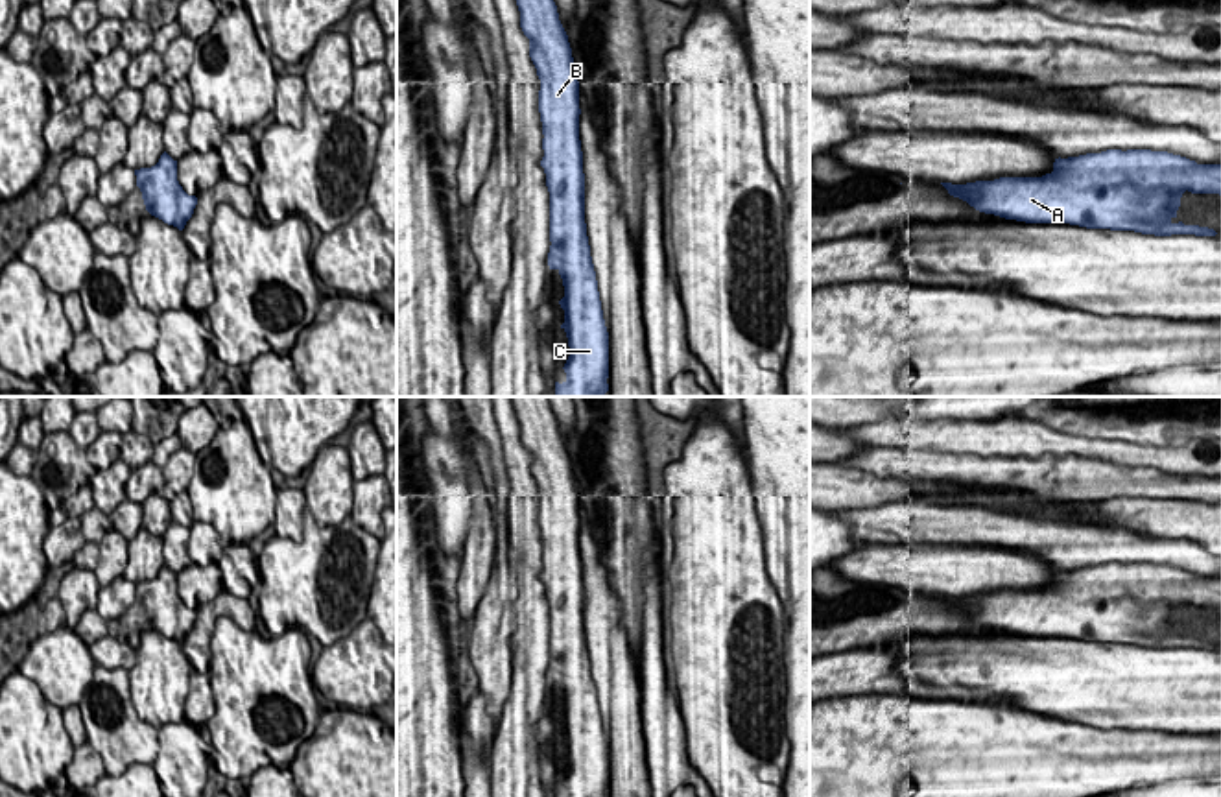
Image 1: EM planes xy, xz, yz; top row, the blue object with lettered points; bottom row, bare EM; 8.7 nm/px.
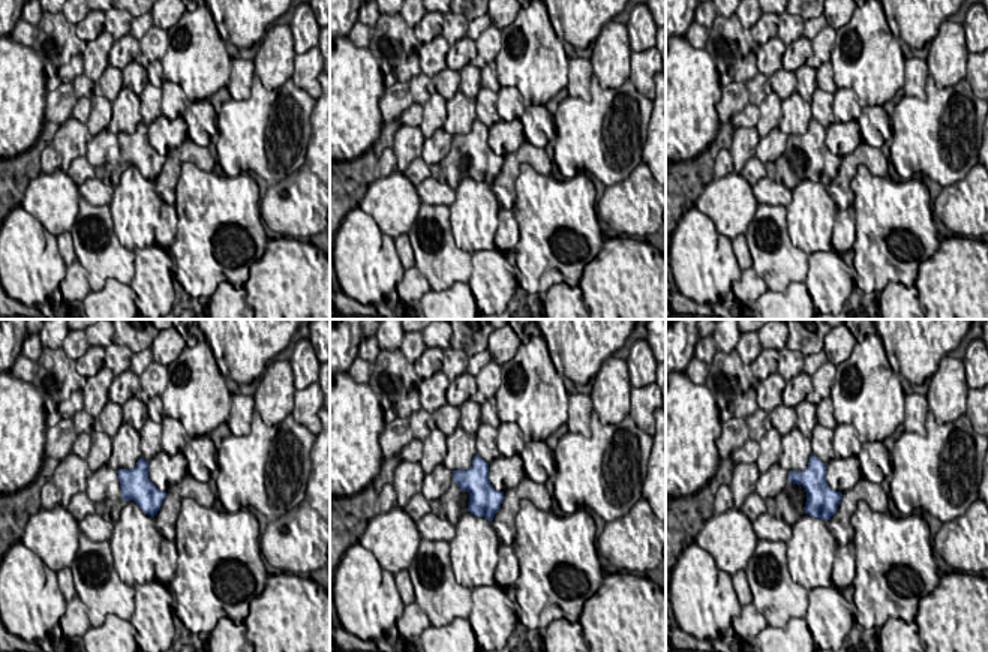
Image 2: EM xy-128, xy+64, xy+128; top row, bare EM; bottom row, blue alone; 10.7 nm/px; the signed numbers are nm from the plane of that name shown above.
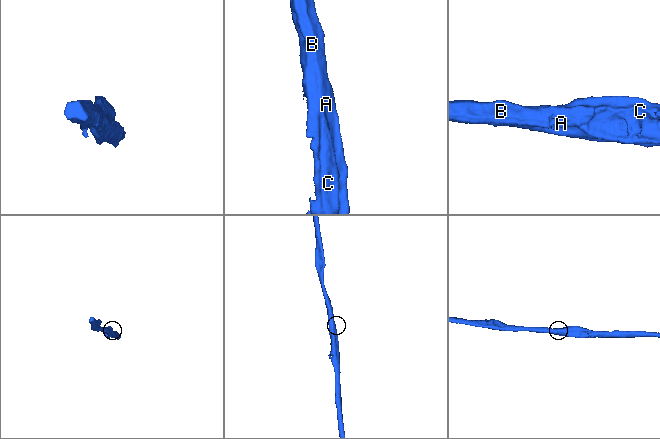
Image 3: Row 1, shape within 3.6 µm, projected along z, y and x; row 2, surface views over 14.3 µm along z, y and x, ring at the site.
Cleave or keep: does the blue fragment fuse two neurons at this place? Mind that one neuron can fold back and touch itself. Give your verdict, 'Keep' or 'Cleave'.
Keep

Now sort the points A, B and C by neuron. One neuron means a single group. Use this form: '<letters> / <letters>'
A B C

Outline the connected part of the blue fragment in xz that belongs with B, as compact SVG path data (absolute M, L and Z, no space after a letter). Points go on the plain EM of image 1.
M511 397L511 400L520 424L520 441L529 452L529 470L540 493L539 526L544 548L540 579L550 605L548 679L563 692L561 742L570 760L563 797L607 797L609 745L585 636L579 494L572 461L548 397Z

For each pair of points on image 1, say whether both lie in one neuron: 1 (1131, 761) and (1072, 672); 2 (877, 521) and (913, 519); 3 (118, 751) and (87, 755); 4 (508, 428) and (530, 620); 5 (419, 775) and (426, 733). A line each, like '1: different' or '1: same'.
1: different
2: same
3: different
4: same
5: same

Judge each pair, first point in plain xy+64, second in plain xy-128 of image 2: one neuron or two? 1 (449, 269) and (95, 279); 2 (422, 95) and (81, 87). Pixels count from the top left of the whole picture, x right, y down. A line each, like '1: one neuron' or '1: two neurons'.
1: one neuron
2: one neuron

